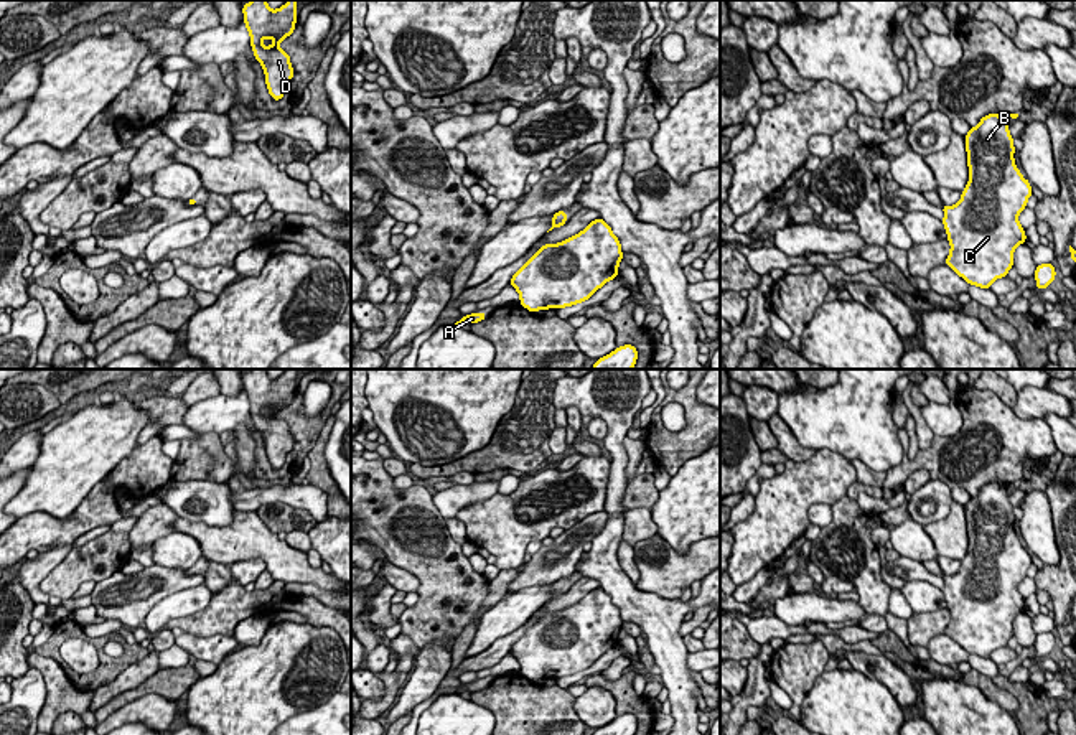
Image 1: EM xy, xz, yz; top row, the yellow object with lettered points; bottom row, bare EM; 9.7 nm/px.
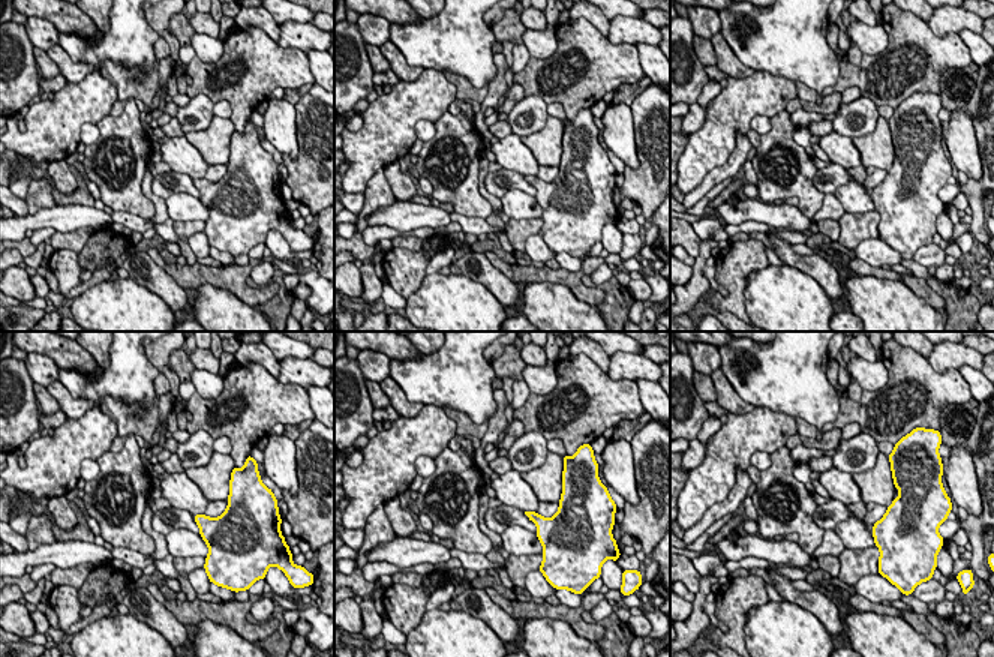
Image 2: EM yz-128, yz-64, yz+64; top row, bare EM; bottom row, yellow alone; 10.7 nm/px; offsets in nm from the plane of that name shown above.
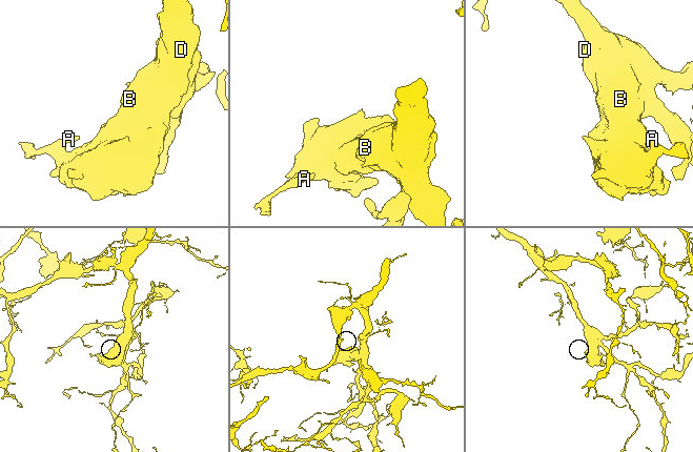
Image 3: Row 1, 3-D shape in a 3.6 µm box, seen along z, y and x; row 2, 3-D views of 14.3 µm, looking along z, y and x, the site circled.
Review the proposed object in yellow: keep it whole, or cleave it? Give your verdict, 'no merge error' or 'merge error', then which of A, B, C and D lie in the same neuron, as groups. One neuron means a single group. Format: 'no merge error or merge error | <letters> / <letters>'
no merge error | A B C D

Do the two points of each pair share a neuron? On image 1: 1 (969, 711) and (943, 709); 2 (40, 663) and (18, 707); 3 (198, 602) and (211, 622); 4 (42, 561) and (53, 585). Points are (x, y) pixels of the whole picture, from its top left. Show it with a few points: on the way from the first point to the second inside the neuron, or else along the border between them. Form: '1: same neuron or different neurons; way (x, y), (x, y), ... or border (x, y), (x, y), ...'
1: same neuron; way (963, 711), (949, 709)
2: different neurons; border (30, 666), (42, 674), (45, 684), (43, 707)
3: different neurons; border (213, 597), (203, 608), (175, 617), (167, 627)
4: different neurons; border (73, 547), (42, 580), (40, 590), (43, 594)

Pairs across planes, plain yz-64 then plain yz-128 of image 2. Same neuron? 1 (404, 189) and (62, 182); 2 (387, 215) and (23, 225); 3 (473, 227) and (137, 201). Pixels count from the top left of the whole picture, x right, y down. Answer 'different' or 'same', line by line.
1: same
2: same
3: different

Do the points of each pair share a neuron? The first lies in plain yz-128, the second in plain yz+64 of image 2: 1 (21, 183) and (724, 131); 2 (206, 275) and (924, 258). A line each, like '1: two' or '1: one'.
1: one
2: two

